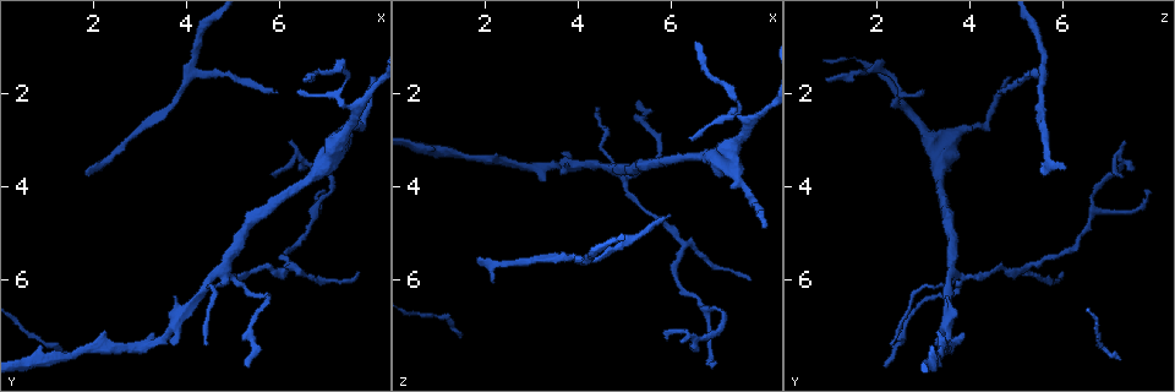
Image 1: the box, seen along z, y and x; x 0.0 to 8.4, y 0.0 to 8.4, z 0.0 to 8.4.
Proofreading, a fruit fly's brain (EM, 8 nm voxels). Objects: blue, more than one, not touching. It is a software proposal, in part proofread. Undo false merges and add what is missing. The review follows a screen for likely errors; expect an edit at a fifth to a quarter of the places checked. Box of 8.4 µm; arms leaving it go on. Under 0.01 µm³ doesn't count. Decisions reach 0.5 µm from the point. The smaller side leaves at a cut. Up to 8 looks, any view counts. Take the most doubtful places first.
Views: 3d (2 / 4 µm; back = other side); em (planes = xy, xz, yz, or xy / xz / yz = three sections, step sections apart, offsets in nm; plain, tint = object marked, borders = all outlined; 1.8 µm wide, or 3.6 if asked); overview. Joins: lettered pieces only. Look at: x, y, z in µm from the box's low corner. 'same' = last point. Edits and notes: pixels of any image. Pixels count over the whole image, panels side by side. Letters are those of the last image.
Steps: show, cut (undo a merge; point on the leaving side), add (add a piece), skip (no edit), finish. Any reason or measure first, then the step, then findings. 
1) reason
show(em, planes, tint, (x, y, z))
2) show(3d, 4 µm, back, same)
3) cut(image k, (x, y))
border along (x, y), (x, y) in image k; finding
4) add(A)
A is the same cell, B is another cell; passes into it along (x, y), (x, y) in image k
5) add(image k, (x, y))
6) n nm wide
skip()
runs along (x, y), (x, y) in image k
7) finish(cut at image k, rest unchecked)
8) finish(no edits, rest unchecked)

an open end
show(3d, 2 µm, (1.80, 3.70, 5.55))

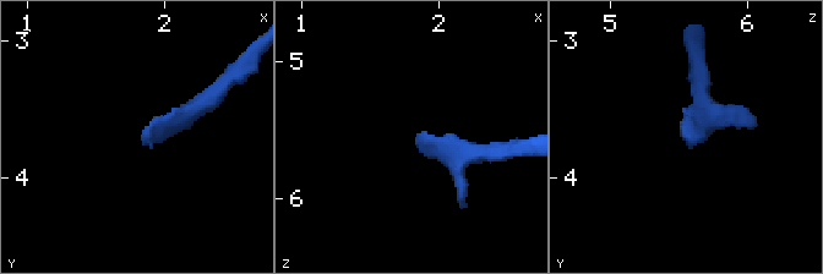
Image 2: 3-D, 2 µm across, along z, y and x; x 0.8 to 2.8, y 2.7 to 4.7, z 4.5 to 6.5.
shape alone is not enough
show(em, planes, borders, (1.86, 3.72, 5.54))

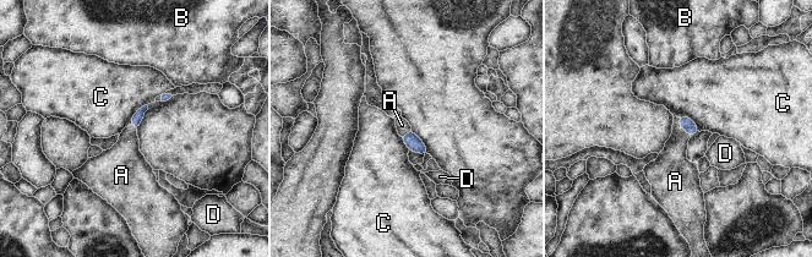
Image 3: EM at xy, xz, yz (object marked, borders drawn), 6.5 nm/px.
C touches over 180 nm
add(A)
A is the same cell, B, C and D are other cells; passes into it along (690, 127), (681, 126), (671, 163) in image 3; the neuron continues

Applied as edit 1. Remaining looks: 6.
tapers out
show(3d, 4 µm, (5.35, 7.85, 2.15))

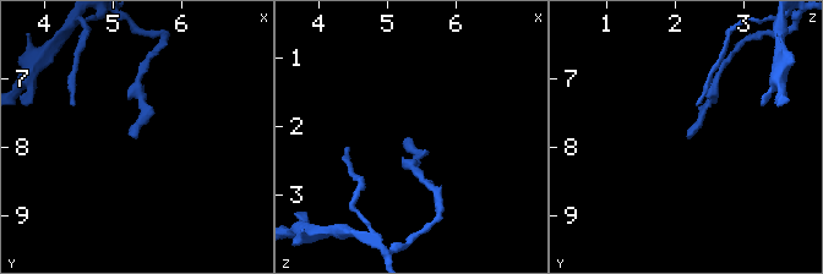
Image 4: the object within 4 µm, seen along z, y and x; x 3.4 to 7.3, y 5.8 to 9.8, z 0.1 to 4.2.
shape alone is not enough
show(em, planes, borders, (5.30, 7.85, 2.10))

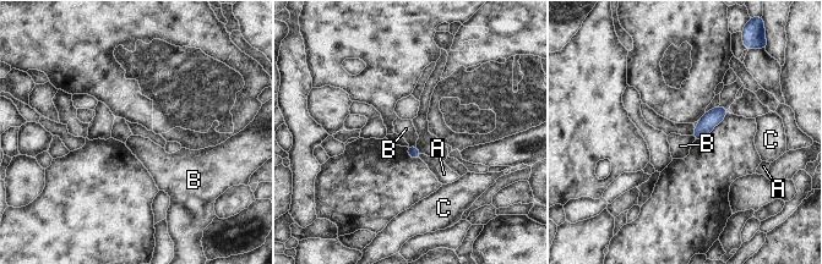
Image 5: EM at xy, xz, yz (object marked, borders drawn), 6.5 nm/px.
B touches over 50 nm
skip()
A, B and C are other cells; border along (409, 144), (415, 146) in image 5; none of them fits

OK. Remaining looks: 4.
finish(add at image 3, rest unchecked)

